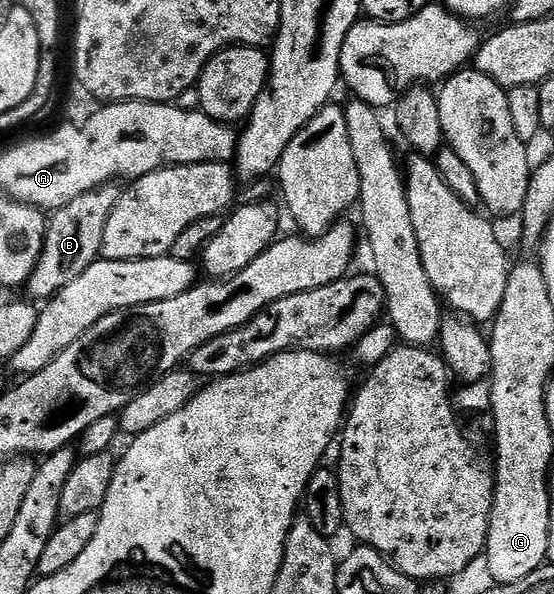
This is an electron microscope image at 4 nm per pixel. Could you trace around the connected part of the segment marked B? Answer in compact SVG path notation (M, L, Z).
M117 183L101 185L79 195L79 199L71 199L71 203L52 210L45 226L43 251L27 282L30 298L48 299L55 296L59 291L63 291L63 287L67 287L67 283L79 279L79 275L83 275L83 271L87 271L87 267L91 267L91 263L101 257L103 230L107 227L107 219L111 219L111 211L115 211L115 203L119 203L123 192L122 186L119 186Z

